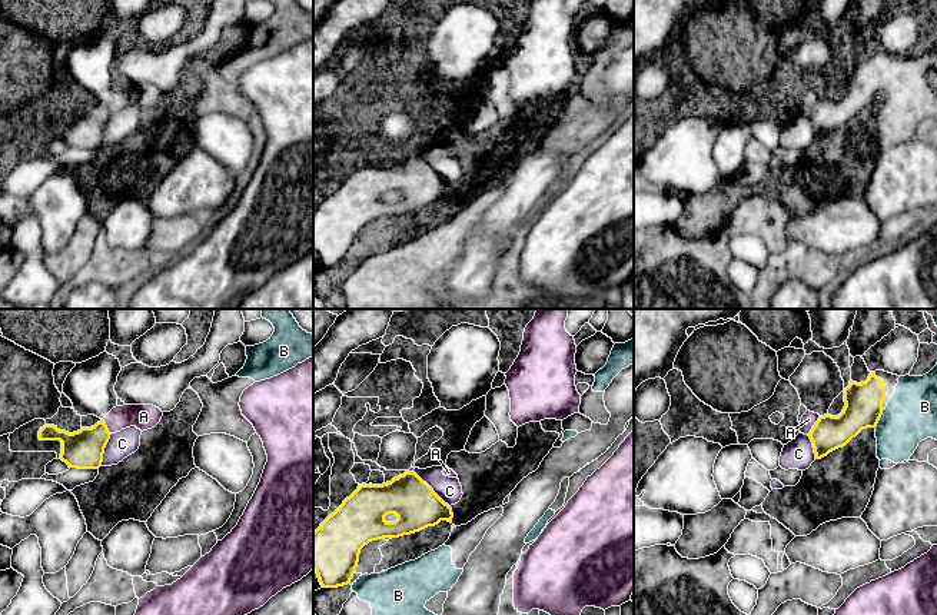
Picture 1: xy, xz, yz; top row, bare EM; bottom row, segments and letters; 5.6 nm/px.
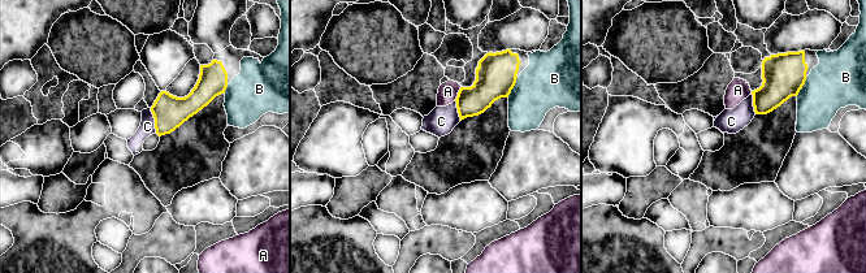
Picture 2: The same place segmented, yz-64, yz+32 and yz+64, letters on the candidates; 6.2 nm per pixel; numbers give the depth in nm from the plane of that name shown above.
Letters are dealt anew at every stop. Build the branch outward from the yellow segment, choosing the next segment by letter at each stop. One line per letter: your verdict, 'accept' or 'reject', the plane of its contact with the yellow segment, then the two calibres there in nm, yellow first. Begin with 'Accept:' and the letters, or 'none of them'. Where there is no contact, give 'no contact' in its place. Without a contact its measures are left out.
Accept: B
A: reject | yz | 190/90 nm
B: accept | yz | 220/300 nm
C: reject | xz | 260/140 nm

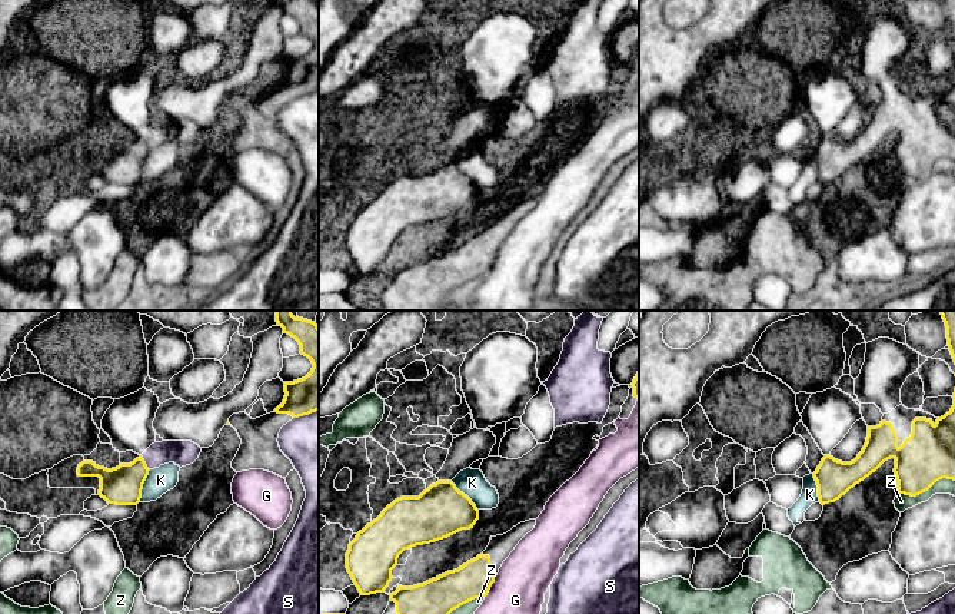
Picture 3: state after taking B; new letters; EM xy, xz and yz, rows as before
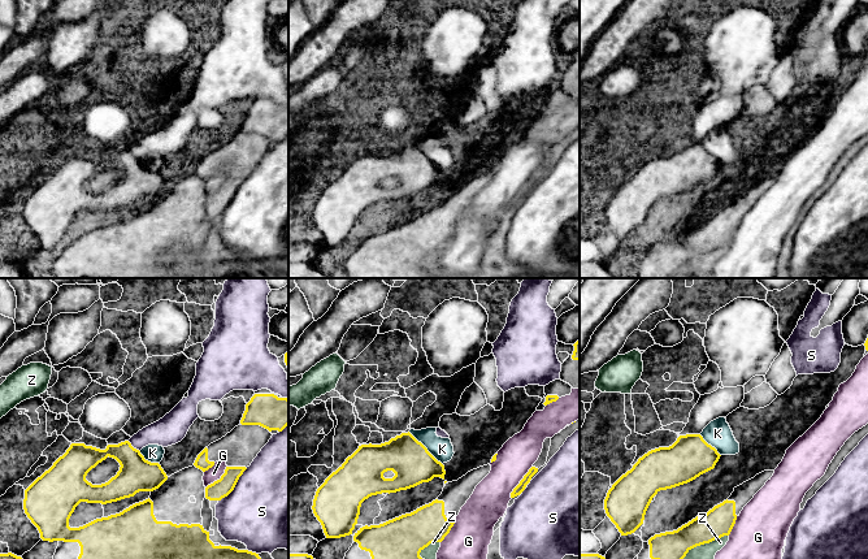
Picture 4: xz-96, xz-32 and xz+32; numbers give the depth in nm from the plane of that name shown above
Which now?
Accept: Z
G: reject | xz | 200/360 nm
K: reject | xy | 220/150 nm
S: reject | xy | 220/140 nm
Z: accept | yz | 300/90 nm

